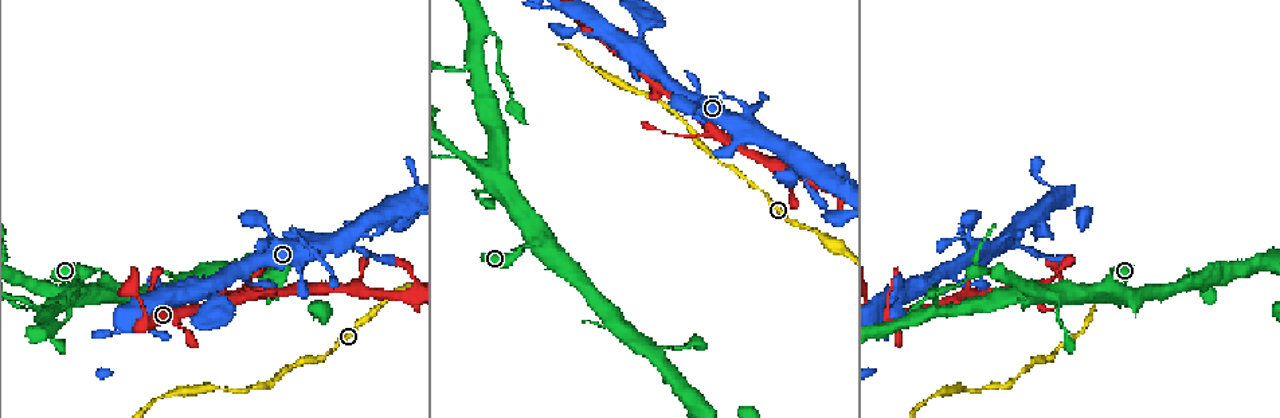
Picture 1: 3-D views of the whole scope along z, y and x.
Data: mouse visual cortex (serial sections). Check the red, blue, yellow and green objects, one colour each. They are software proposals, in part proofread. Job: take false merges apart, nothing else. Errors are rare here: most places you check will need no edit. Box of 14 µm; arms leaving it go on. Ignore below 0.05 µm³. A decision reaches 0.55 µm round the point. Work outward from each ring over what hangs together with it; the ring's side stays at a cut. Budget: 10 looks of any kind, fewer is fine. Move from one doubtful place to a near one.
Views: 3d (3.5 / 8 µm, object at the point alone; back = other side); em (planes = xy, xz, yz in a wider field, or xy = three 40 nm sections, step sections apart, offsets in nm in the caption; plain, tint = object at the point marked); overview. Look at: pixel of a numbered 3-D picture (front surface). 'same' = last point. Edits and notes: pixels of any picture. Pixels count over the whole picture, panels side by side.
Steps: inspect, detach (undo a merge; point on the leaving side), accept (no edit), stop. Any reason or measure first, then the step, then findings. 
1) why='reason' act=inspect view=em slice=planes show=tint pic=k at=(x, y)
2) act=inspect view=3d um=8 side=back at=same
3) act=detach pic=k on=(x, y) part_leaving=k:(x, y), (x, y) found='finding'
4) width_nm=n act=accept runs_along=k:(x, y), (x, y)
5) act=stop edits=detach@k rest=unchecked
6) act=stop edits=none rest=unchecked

why='side arm on a straight run' act=inspect view=3d um=3.5 pic=1 at=(829, 245)

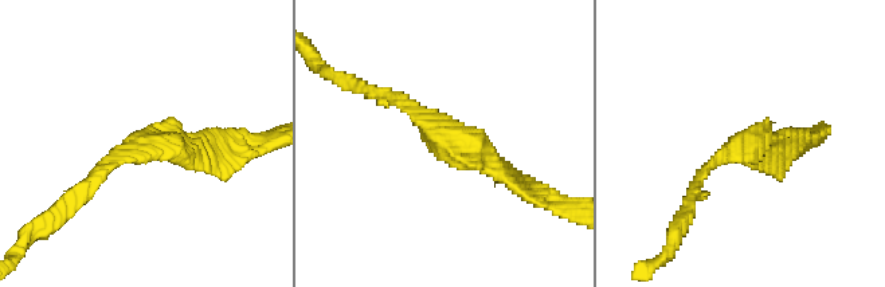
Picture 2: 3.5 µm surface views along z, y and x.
arms=3 arm_widths_nm=150,150,150 act=inspect view=em slice=xy step=5 show=tint pic=2 at=(738, 146)

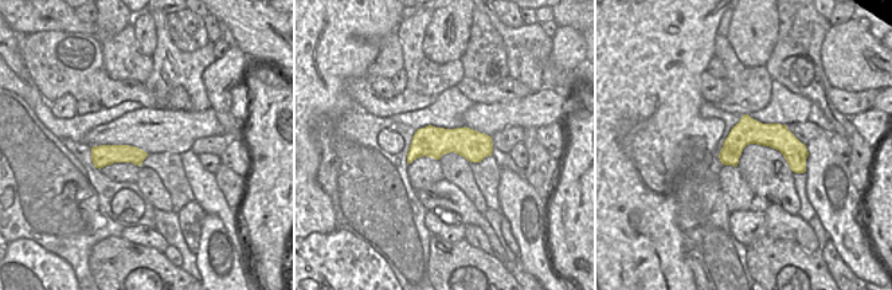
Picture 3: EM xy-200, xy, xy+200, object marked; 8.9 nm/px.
width_nm=280 act=accept runs_along=3:(489, 148), (425, 142), (410, 157) found='all the same cell'

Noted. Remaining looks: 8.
act=inspect view=3d um=3.5 pic=1 at=(1018, 247)

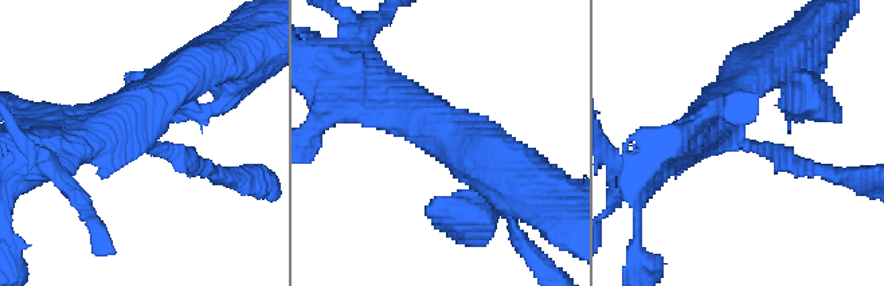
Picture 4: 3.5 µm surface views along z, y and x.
why='need the tissue' act=inspect view=em slice=xy step=2 show=tint pic=4 at=(736, 135)

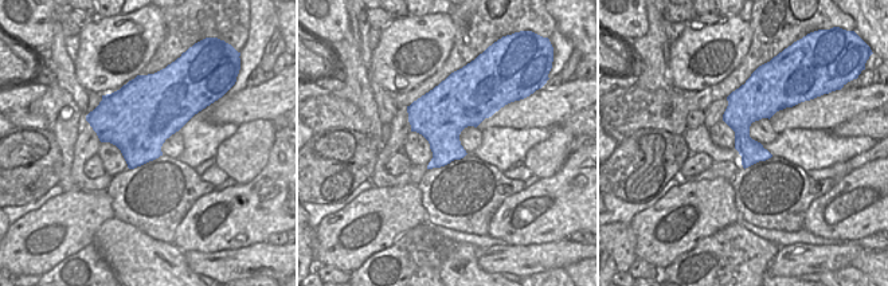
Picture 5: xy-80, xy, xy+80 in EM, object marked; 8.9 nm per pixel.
arms=3 act=accept runs_along=4:(63, 145), (125, 120), (199, 62) found='one cell here'

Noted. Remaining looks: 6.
why='sudden change in width' act=inspect view=3d um=8 pic=1 at=(665, 348)

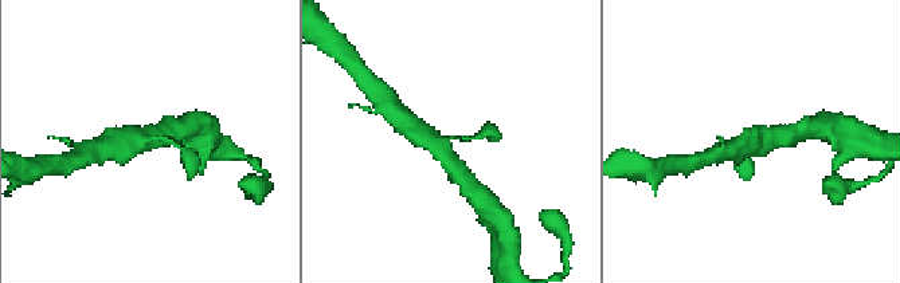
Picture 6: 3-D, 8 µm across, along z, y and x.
why='closer look' act=inspect view=3d um=3.5 pic=6 at=(448, 138)

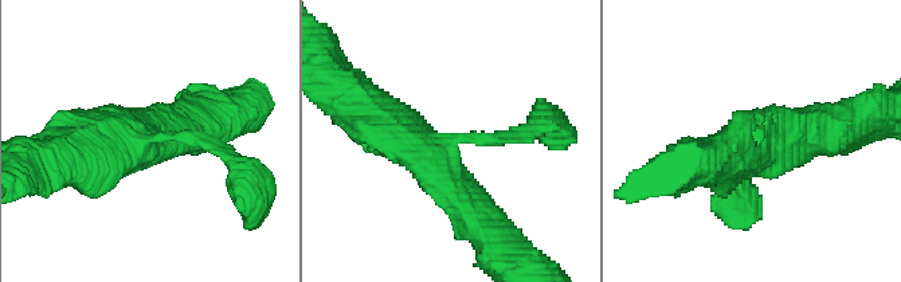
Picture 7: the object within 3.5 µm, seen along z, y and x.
arms=3 arm_widths_nm=150,500,500 act=inspect view=em slice=xy step=3 show=tint pic=7 at=(152, 138)

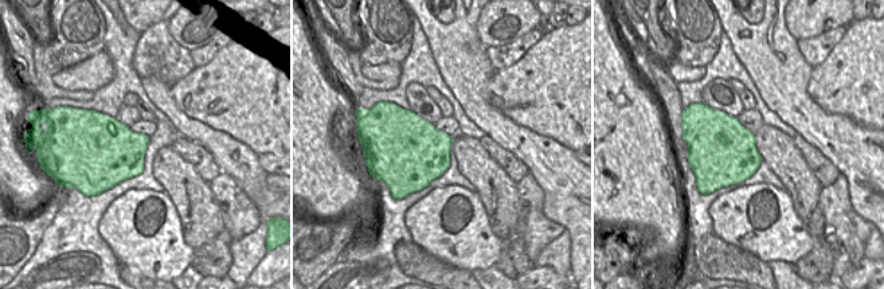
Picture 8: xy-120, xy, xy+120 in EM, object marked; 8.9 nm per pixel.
act=accept found='continuous, no second cell'

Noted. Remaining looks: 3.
why='narrows sharply' act=inspect view=3d um=8 pic=1 at=(1056, 302)

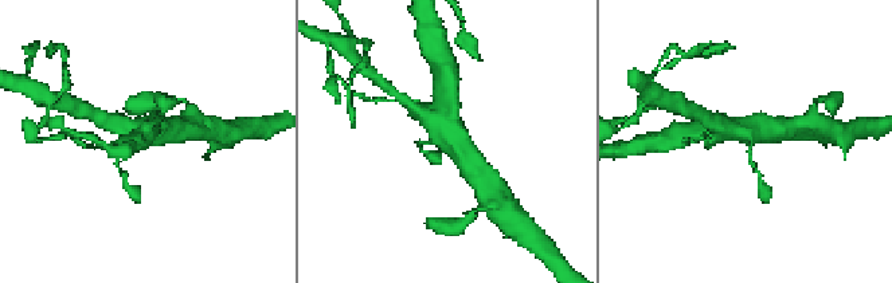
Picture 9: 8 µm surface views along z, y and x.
act=inspect view=em slice=xy step=1 show=tint pic=9 at=(751, 138)

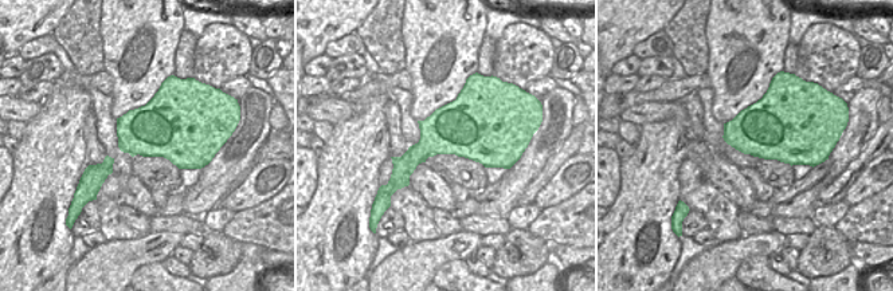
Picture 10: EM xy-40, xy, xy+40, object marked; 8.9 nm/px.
act=accept found='all the same cell'

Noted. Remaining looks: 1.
act=stop edits=none rest=unchecked

